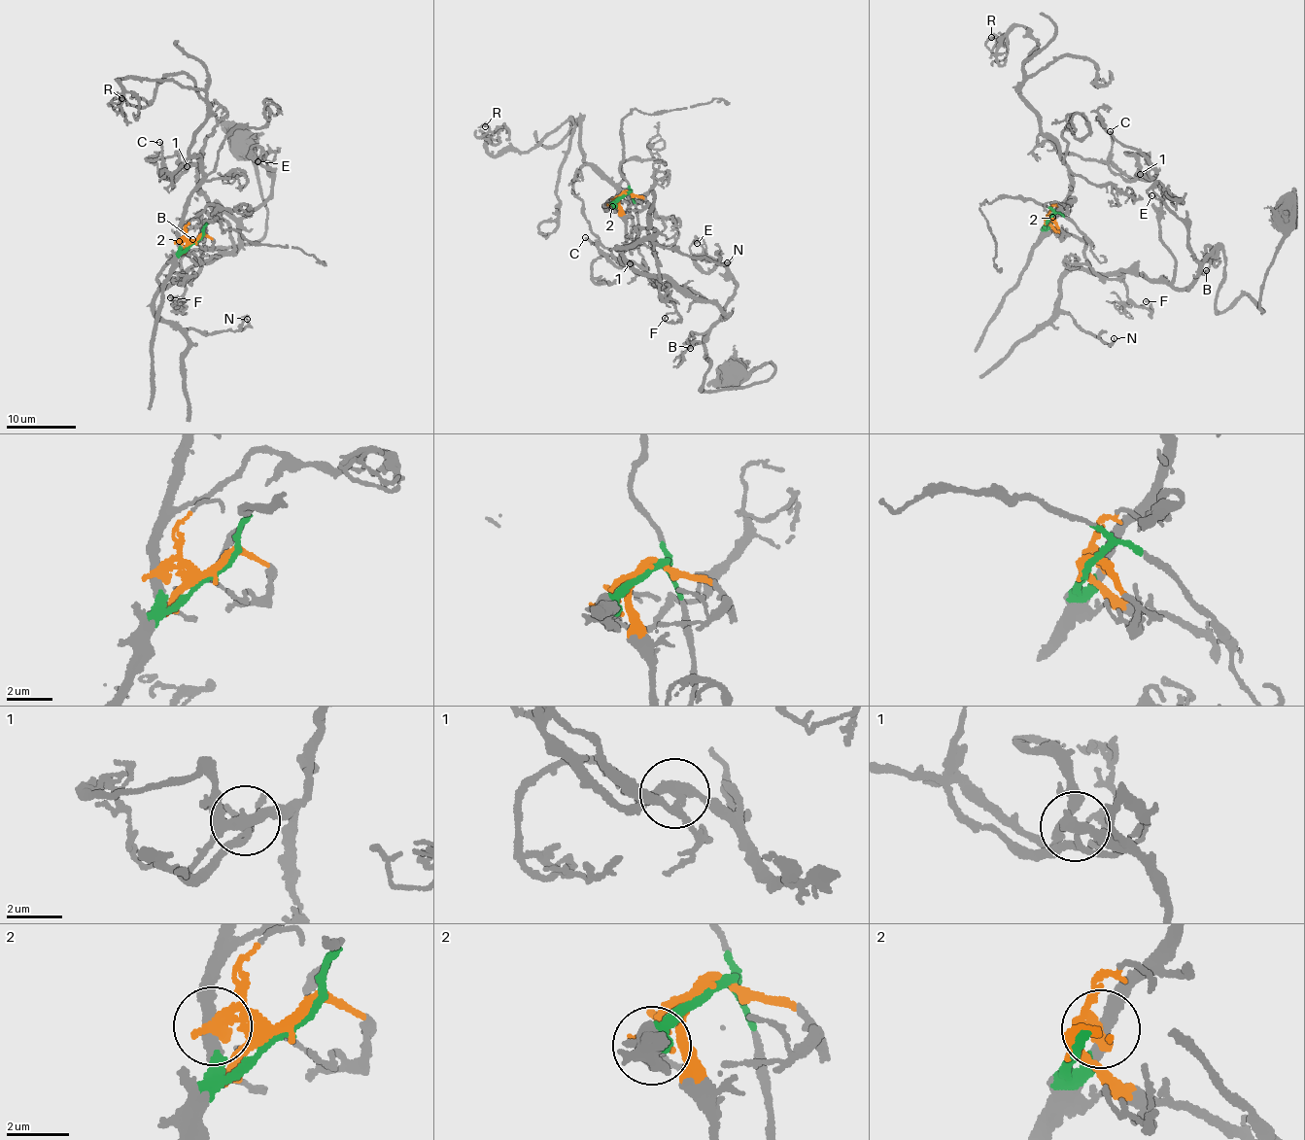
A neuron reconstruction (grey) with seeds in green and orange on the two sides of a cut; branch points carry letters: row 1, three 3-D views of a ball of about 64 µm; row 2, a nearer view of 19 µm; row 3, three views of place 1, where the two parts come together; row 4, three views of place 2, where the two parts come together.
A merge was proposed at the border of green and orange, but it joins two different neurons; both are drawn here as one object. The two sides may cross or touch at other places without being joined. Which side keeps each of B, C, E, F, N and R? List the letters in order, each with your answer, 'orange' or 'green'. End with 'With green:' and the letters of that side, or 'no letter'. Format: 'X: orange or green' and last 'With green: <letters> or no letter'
B: orange
C: orange
E: orange
F: orange
N: orange
R: green
With green: R

